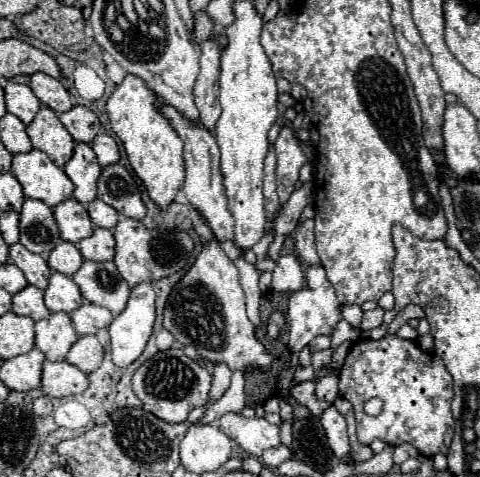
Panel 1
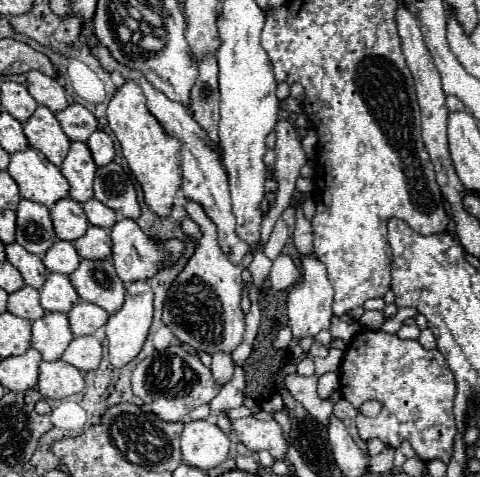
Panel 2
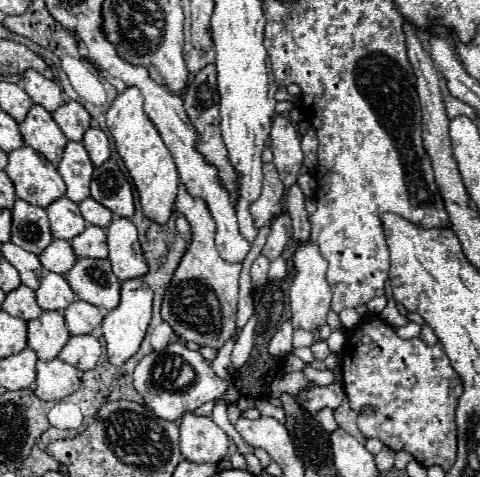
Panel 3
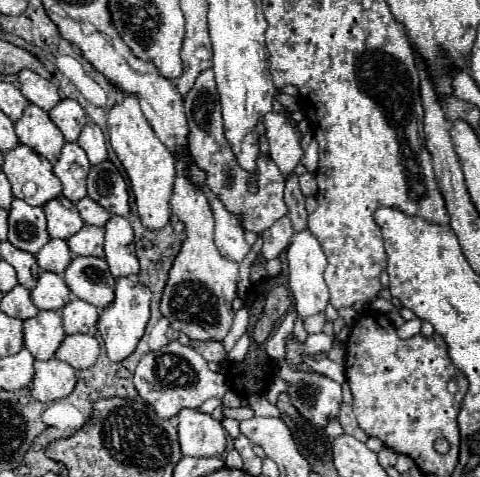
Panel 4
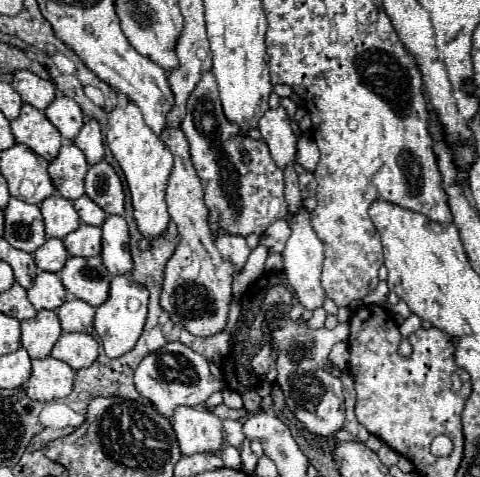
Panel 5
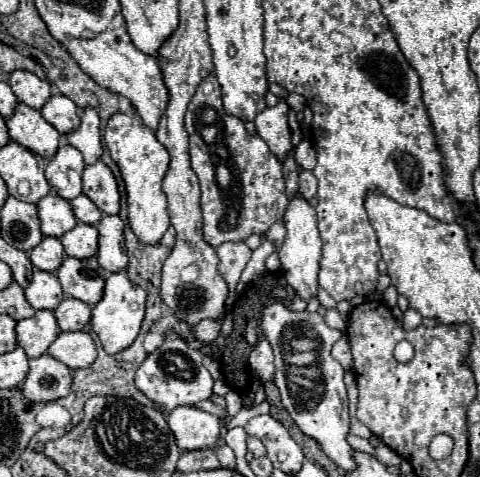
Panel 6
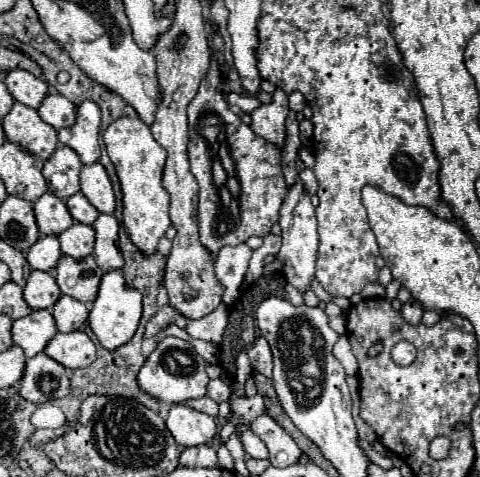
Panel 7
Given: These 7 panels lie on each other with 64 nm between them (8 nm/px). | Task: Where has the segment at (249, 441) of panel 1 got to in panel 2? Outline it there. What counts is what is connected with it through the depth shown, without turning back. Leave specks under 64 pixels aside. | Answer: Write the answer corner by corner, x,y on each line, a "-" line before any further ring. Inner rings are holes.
240,418
232,422
236,438
252,452
268,450
276,460
286,460
288,442
278,422
262,422
256,418

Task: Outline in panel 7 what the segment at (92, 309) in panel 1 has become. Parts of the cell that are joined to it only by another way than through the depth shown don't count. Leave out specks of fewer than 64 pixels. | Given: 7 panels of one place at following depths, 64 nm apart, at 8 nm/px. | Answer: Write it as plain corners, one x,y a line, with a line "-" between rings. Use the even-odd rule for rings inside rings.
60,296
58,302
52,306
52,316
56,320
58,332
72,332
72,330
80,330
80,326
86,322
88,308
86,304
70,296

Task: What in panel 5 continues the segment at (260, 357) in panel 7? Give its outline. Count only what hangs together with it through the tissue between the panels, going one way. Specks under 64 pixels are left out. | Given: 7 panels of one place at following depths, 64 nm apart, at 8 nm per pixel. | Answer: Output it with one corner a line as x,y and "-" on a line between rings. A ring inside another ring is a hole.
268,342
252,358
252,368
254,368
254,372
260,378
264,378
268,382
274,382
276,380
276,362
272,358
272,350
270,350
270,344

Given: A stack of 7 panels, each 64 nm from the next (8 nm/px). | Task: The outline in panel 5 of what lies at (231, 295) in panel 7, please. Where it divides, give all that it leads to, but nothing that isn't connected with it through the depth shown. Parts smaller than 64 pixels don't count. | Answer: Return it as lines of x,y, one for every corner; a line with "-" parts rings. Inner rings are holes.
224,232
218,234
218,238
216,238
216,248
220,250
220,254
222,254
222,258
224,258
226,262
234,264
236,274
240,272
240,268
244,268
248,256
250,256
250,252
252,252
242,236
228,236
228,234
224,234

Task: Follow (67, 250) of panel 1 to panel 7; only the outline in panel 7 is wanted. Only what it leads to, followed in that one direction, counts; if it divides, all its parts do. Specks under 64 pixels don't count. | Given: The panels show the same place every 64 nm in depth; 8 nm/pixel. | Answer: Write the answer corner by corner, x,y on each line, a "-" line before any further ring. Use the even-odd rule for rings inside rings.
40,236
38,242
34,246
28,248
26,252
26,260
32,268
36,270
44,270
50,272
58,260
60,260
62,252
60,252
60,244
56,236

